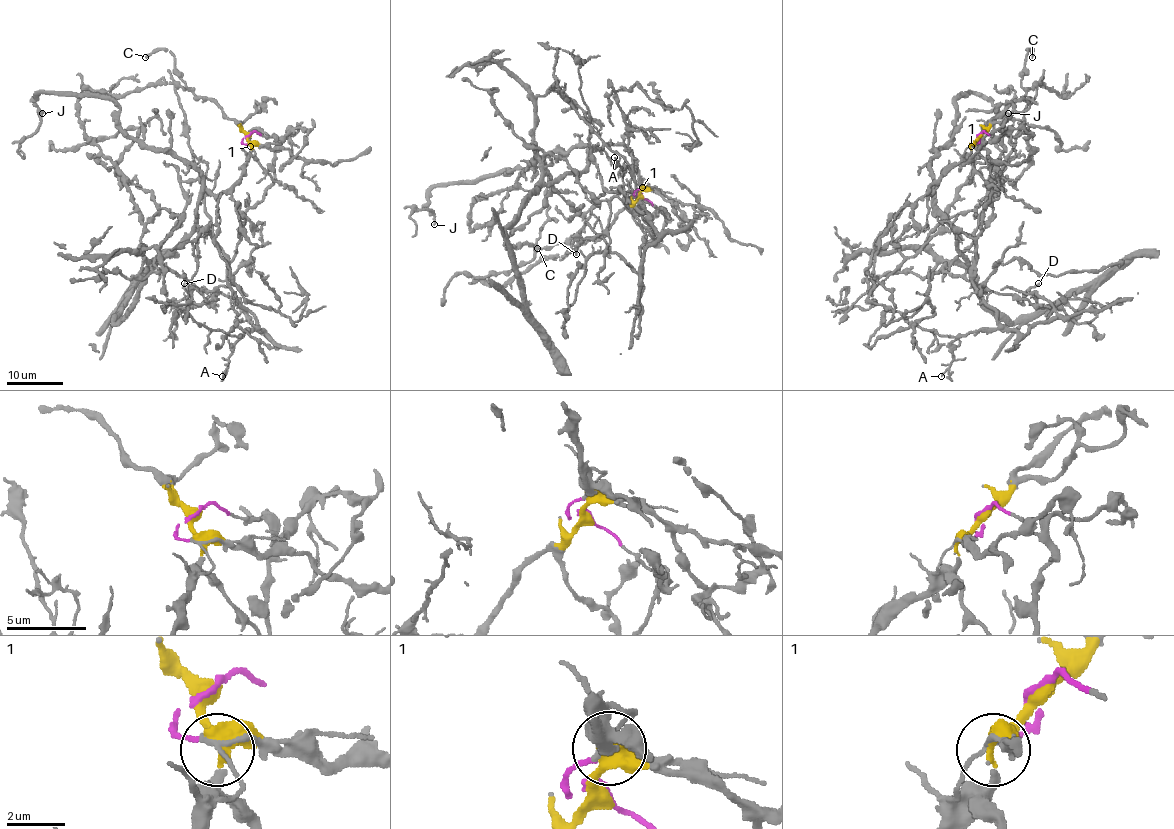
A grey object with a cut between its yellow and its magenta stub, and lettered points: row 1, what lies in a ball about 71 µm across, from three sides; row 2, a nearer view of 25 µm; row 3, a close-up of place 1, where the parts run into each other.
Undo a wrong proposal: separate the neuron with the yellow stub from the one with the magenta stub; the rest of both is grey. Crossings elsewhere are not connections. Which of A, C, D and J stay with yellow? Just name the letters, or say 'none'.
C, D, J

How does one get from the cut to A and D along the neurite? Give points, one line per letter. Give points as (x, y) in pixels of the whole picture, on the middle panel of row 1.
A: (641, 194), (669, 219), (661, 208), (620, 188), (628, 198), (649, 213), (634, 175), (614, 157)
D: (641, 194), (624, 144), (579, 172), (545, 182), (543, 170), (566, 161), (610, 208), (576, 254)

